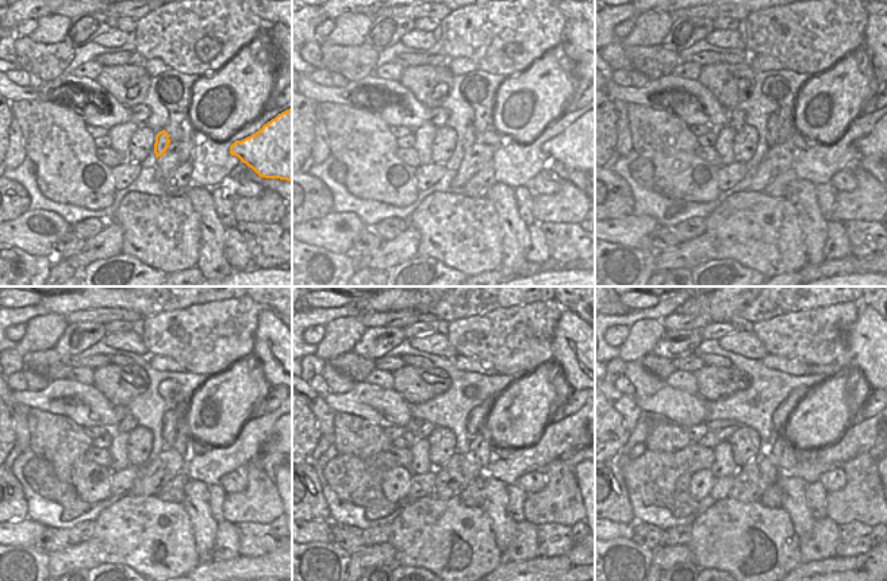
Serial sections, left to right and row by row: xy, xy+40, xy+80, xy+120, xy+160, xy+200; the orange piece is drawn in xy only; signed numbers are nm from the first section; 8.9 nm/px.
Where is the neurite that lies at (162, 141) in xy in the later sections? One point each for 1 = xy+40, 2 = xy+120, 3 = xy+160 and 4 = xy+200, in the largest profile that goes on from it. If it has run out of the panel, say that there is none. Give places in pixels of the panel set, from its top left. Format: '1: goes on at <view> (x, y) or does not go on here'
1: goes on at xy+40 (471, 134)
2: goes on at xy+120 (171, 418)
3: goes on at xy+160 (476, 418)
4: goes on at xy+200 (779, 416)

